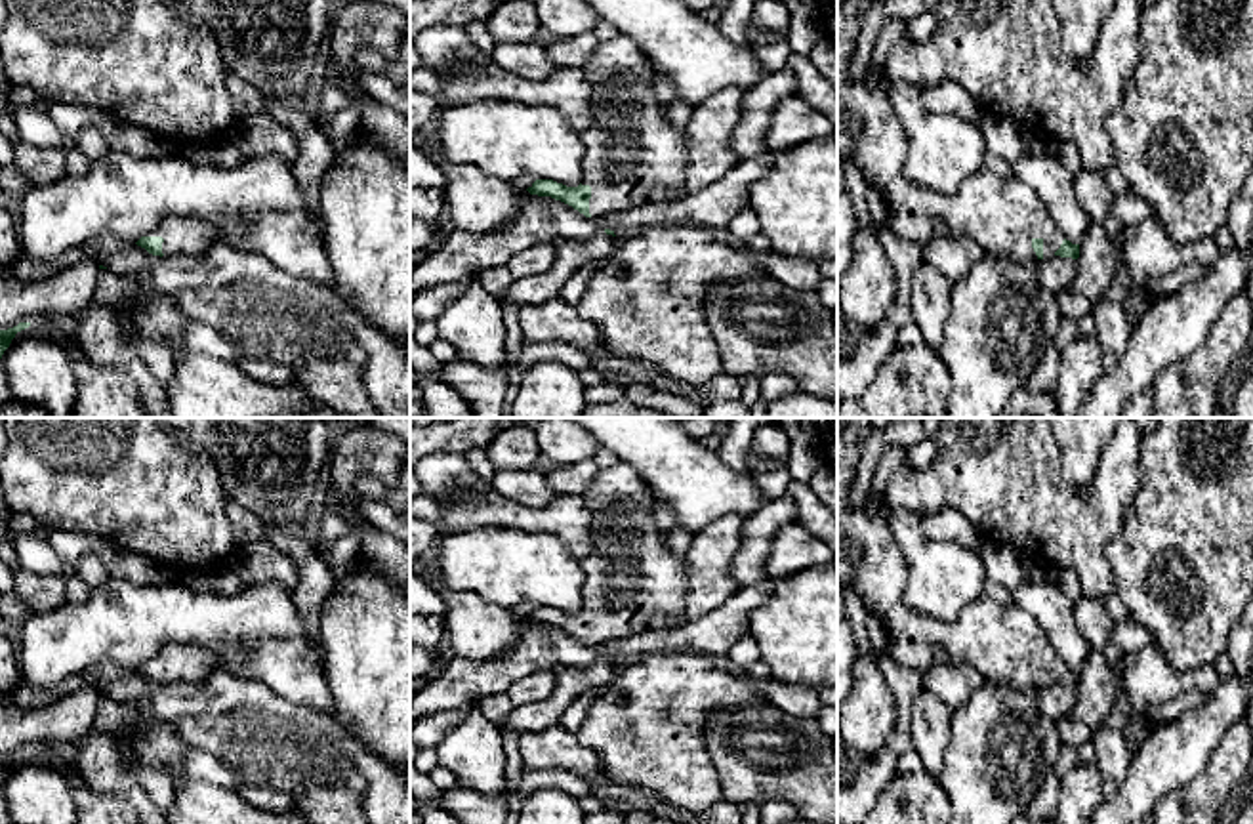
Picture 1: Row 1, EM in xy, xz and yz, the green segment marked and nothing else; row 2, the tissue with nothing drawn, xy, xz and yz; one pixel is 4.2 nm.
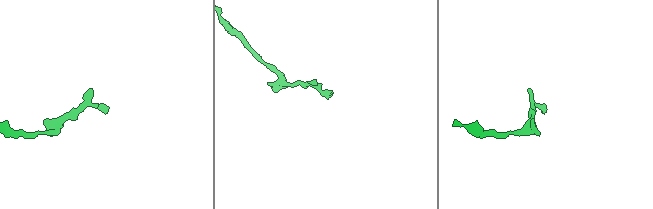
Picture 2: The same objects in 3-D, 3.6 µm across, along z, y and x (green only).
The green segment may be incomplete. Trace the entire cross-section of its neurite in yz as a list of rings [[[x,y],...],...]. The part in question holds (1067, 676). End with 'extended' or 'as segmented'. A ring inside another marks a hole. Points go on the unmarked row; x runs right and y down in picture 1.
[[[837,418],[837,561],[854,570],[851,589],[860,597],[868,612],[879,616],[889,633],[885,654],[898,666],[925,671],[933,666],[969,662],[984,679],[1024,689],[1053,683],[1079,685],[1079,671],[1072,671],[1057,656],[1037,622],[1018,605],[999,605],[982,597],[952,622],[936,620],[904,605],[906,565],[891,528],[893,509],[883,500],[877,507],[866,502],[858,507],[849,504],[862,444],[872,431],[872,418]]]; extended

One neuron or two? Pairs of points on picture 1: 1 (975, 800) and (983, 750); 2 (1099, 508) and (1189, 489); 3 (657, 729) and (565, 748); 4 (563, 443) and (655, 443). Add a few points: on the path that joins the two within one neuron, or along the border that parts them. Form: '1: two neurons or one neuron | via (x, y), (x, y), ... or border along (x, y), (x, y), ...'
1: one neuron | via (983, 788), (983, 762)
2: two neurons | border along (1141, 458), (1141, 485), (1120, 531), (1109, 542)
3: two neurons | border along (575, 735), (594, 752), (605, 782)
4: two neurons | border along (594, 437), (601, 443)

